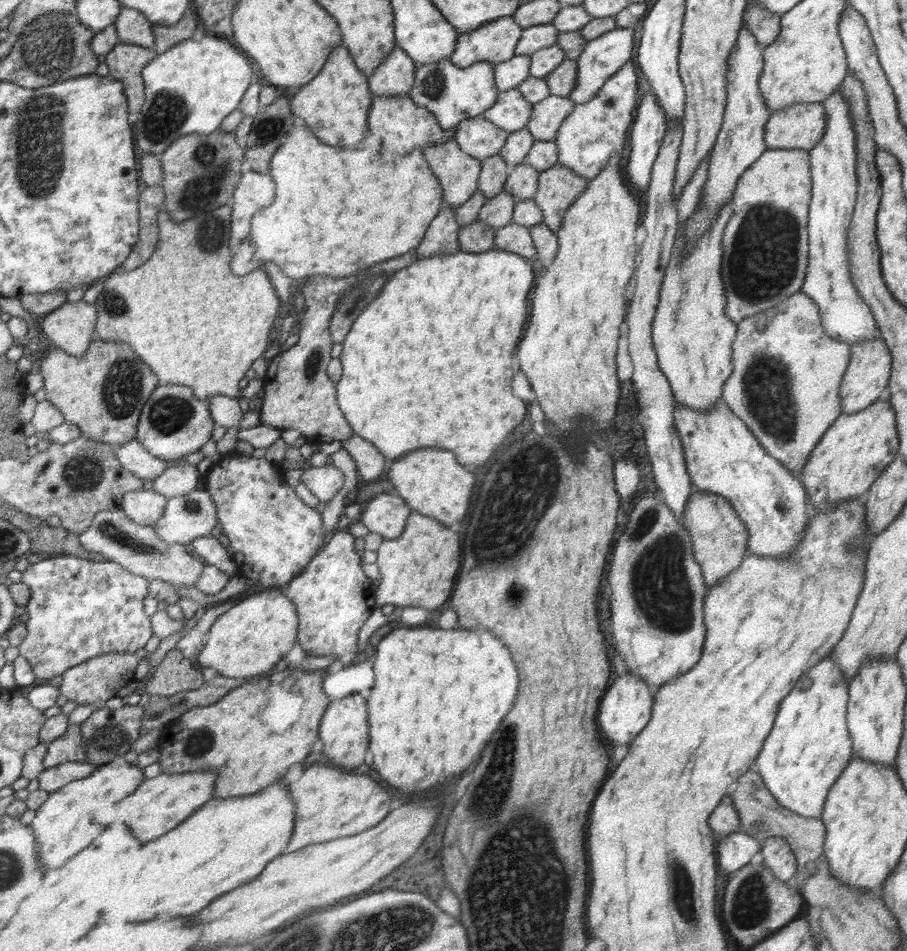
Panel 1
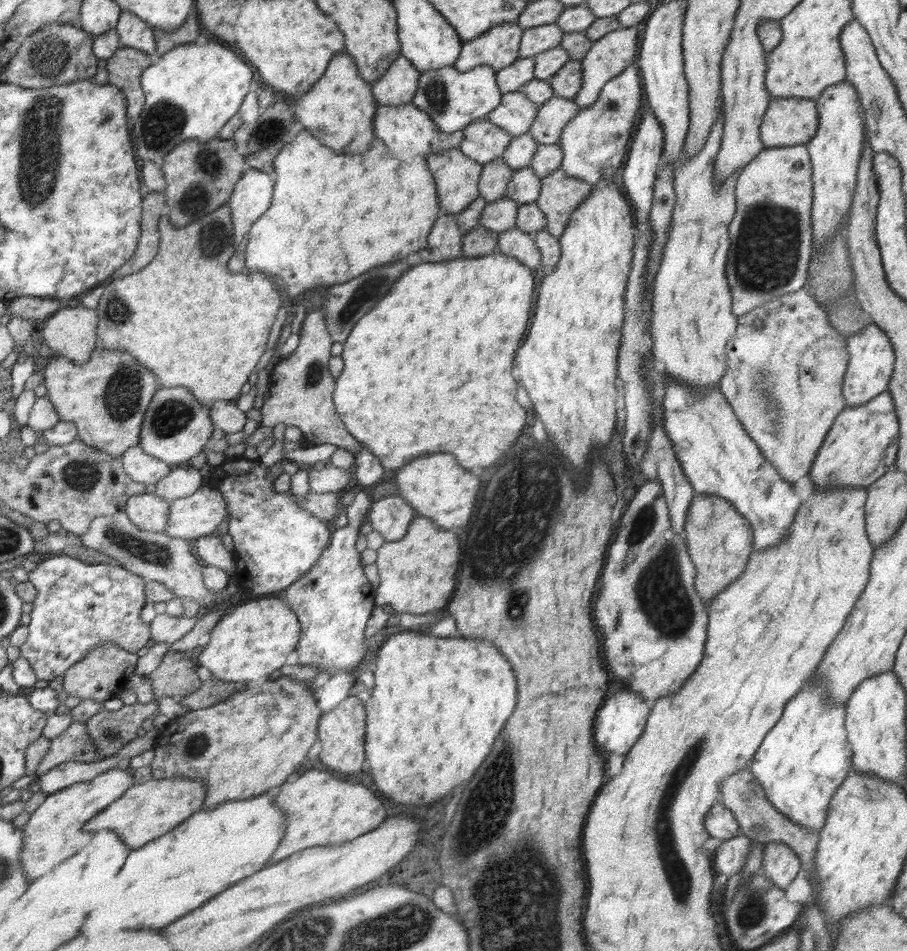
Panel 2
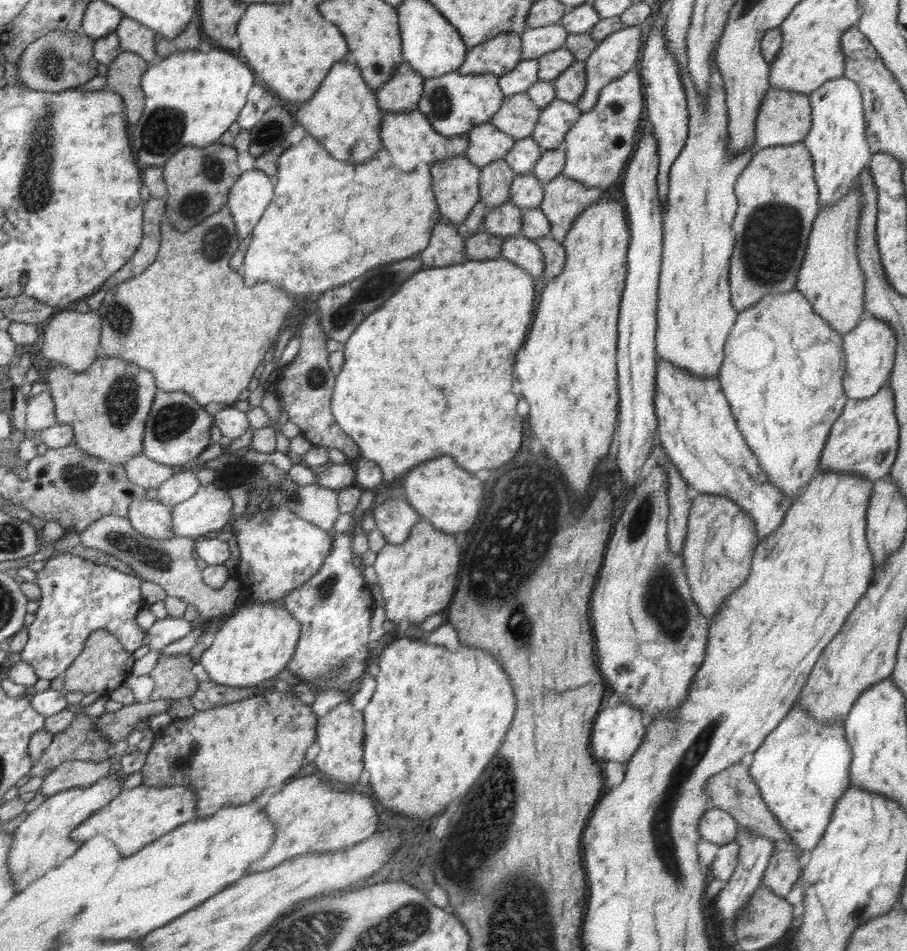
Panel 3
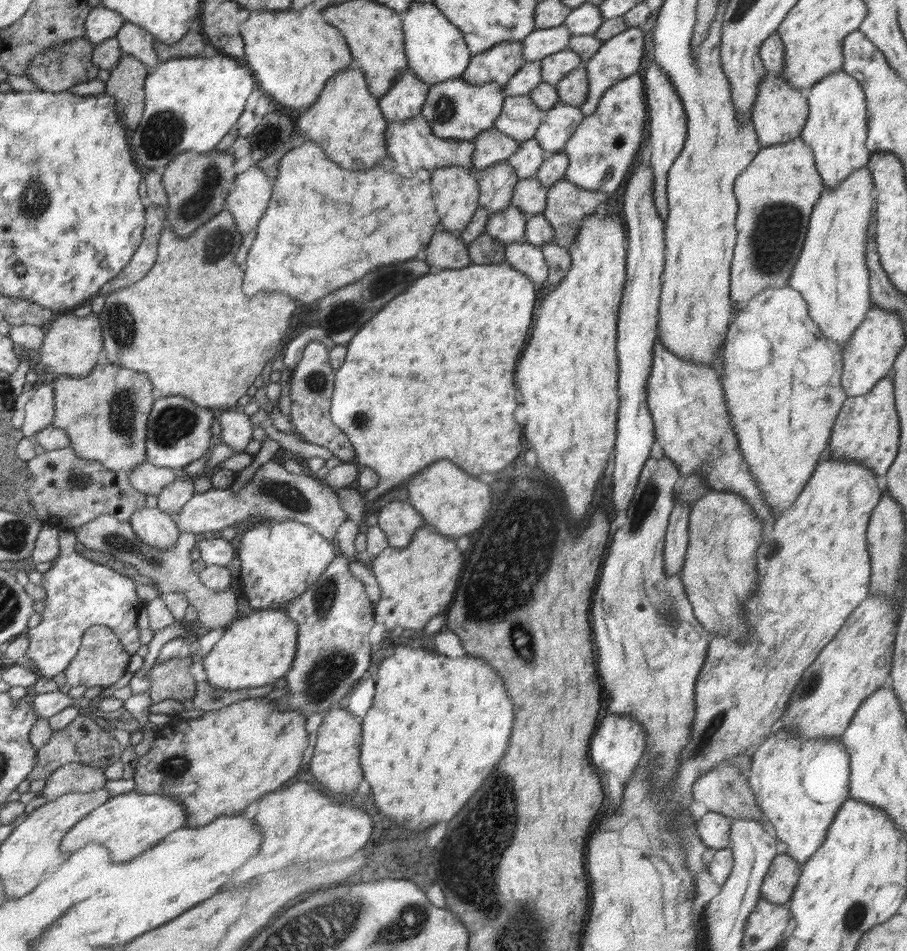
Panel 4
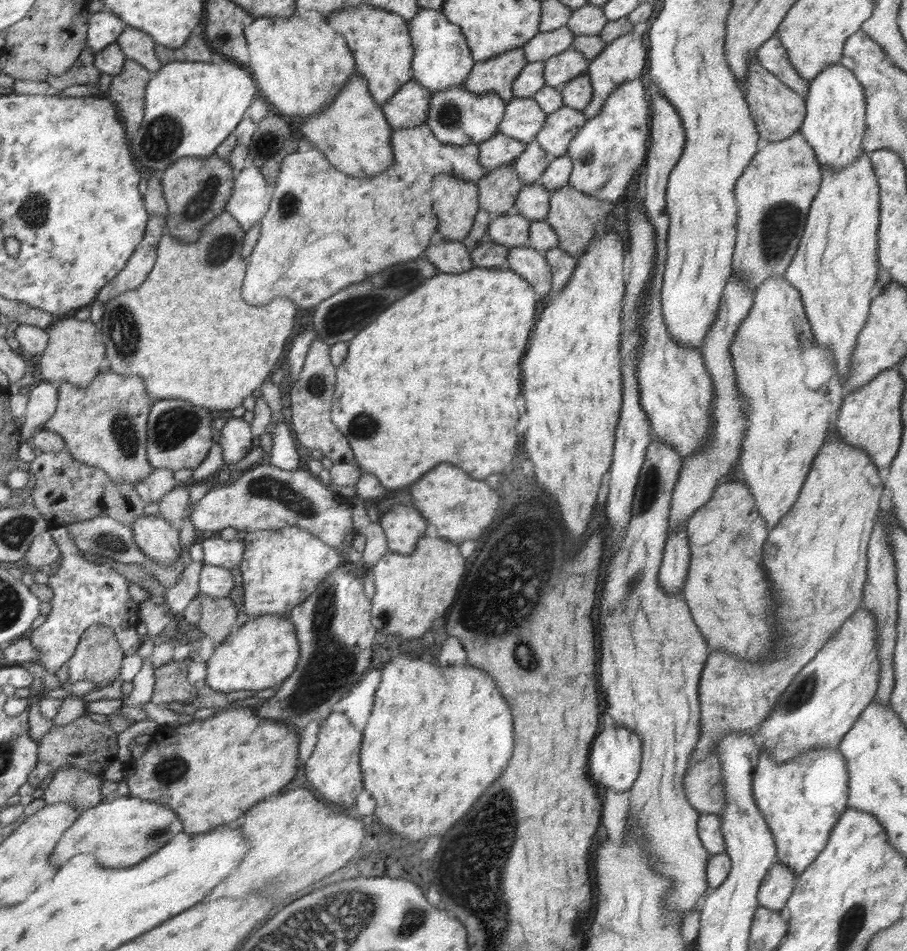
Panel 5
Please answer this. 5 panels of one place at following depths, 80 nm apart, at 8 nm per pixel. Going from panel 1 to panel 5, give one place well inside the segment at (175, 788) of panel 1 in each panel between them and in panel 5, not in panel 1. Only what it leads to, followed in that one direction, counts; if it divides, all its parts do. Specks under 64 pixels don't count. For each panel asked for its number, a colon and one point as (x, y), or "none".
2: (149, 810)
3: (141, 815)
4: (129, 824)
5: (120, 833)

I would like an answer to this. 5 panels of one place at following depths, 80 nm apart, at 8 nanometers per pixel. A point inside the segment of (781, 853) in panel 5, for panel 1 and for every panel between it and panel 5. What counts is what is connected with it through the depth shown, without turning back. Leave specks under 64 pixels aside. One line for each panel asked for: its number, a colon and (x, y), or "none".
1: (809, 747)
2: (801, 763)
3: (802, 768)
4: (799, 786)

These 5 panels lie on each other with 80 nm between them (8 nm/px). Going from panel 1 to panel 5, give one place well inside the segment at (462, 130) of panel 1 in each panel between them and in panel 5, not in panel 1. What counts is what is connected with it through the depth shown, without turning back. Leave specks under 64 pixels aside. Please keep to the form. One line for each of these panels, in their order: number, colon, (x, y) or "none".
2: (484, 141)
3: (486, 143)
4: (492, 146)
5: (501, 150)

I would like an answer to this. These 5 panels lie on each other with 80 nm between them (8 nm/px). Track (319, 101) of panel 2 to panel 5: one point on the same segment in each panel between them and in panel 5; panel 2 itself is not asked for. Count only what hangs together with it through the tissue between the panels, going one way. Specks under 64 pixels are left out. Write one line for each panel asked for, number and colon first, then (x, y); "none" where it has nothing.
3: (343, 113)
4: (346, 120)
5: (353, 131)

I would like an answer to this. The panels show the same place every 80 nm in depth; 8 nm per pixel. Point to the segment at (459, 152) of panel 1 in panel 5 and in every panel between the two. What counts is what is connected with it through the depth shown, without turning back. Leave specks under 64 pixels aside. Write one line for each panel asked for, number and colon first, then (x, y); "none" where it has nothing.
2: (457, 175)
3: (455, 180)
4: (455, 189)
5: (455, 200)

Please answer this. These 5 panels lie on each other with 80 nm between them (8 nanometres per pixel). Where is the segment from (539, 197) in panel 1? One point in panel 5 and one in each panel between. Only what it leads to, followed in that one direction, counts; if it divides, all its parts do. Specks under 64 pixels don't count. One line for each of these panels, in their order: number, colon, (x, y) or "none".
2: (560, 194)
3: (564, 198)
4: (567, 205)
5: (575, 216)

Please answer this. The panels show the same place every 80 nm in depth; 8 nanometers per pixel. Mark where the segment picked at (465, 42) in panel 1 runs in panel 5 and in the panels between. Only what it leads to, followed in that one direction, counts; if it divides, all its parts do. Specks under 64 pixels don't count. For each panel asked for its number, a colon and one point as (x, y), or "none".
2: (499, 47)
3: (499, 55)
4: (503, 61)
5: (498, 75)

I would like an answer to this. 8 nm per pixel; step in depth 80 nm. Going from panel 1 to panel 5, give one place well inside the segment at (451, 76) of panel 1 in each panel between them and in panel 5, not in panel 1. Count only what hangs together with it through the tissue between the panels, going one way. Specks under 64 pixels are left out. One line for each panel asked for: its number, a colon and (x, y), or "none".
2: (454, 99)
3: (455, 103)
4: (455, 109)
5: (456, 116)

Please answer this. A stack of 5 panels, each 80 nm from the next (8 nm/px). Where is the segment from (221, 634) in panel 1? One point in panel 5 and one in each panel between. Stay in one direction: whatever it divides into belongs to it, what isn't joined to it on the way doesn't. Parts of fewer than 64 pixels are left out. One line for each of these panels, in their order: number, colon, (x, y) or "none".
2: (253, 640)
3: (253, 644)
4: (255, 650)
5: (263, 652)

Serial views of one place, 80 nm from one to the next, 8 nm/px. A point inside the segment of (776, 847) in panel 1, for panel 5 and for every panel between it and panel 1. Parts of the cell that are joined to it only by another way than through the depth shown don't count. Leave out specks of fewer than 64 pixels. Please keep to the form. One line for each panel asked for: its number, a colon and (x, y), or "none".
2: (781, 865)
3: (783, 869)
4: (778, 885)
5: (776, 887)

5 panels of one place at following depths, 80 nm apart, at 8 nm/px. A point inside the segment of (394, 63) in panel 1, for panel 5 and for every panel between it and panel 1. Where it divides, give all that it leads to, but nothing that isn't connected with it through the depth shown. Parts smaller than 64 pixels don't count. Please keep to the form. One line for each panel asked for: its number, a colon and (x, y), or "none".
2: (397, 86)
3: (402, 92)
4: (404, 100)
5: (408, 107)

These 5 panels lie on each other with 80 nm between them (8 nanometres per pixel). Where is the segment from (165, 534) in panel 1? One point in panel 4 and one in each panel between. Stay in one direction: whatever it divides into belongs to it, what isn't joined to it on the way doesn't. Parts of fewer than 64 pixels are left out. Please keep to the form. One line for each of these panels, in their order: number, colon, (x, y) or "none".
2: (195, 516)
3: (208, 509)
4: (274, 494)

